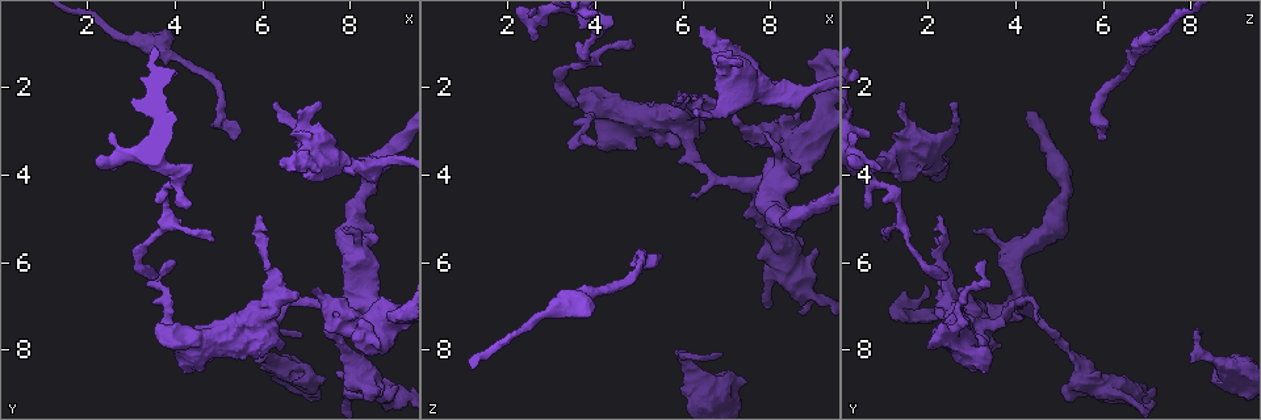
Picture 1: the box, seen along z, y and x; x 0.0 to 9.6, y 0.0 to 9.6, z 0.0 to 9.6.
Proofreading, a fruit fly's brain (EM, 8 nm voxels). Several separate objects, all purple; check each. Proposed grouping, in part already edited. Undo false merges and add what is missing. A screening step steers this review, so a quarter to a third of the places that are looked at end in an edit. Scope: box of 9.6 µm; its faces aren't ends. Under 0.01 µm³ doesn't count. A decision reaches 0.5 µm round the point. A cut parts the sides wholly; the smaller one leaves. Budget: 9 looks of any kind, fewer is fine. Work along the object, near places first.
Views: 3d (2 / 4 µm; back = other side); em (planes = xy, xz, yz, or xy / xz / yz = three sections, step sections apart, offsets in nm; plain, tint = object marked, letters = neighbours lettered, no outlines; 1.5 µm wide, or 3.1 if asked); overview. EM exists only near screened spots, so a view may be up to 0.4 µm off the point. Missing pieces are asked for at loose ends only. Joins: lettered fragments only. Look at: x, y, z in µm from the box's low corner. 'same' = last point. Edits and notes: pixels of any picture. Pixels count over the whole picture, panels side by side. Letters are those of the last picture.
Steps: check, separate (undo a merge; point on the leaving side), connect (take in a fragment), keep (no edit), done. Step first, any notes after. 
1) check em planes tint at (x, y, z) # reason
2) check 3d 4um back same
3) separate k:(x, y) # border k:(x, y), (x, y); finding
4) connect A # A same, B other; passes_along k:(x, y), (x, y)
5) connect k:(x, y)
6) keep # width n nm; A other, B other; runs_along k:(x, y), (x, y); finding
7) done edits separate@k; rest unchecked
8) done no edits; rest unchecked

check 3d 2um at (5.45, 3.15, 5.90) # long arm stops here

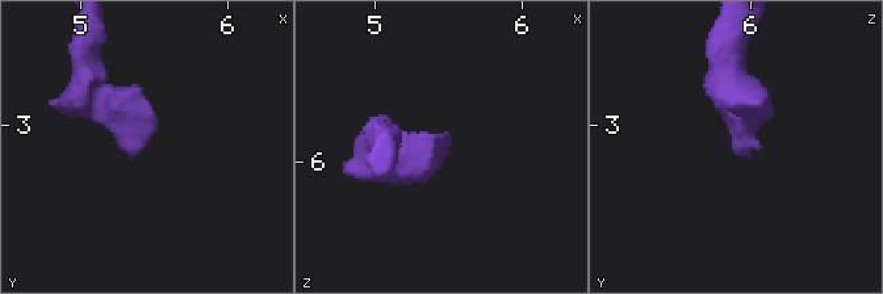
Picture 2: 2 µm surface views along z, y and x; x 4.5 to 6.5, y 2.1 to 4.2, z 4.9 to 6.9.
check em xy step 4 tint at (5.44, 3.14, 5.92)

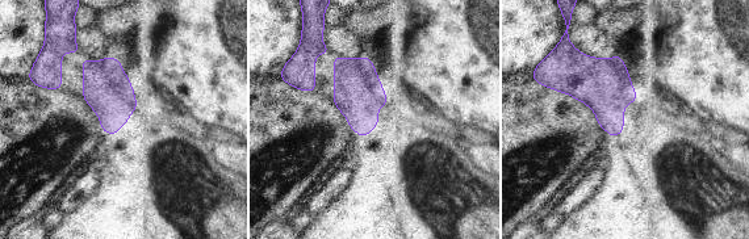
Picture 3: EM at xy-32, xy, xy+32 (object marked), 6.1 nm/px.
check em xy step 4 letters same

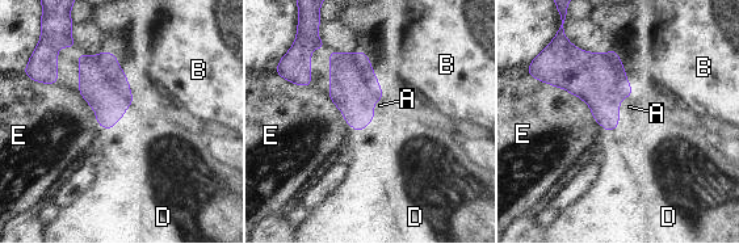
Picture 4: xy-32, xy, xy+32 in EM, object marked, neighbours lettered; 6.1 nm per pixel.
connect D # A other, B other, D same, E other; passes_along 4:(103, 83), (122, 114), (145, 148); the neuron continues

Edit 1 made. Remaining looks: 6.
check overview

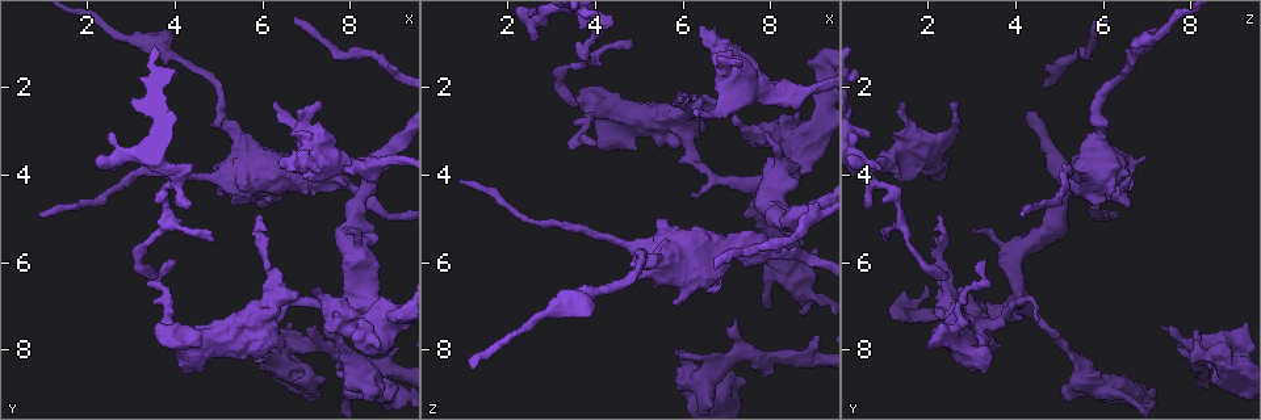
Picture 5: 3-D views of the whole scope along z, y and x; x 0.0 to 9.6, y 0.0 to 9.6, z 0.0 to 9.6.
check 3d 2um at (5.90, 4.90, 2.15) # branch stops here

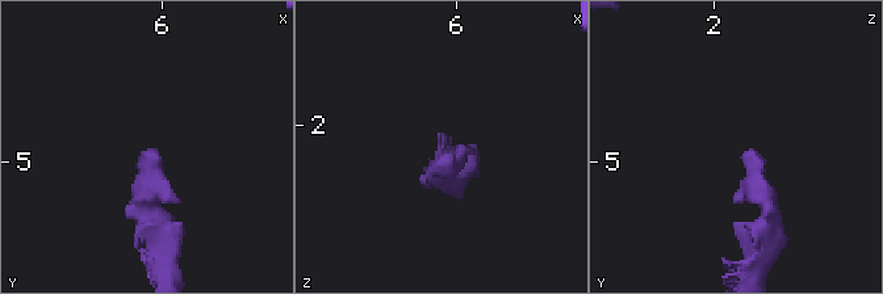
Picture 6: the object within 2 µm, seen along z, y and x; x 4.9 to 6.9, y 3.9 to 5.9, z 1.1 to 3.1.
check em planes letters at (5.98, 4.96, 2.20) # need the tissue

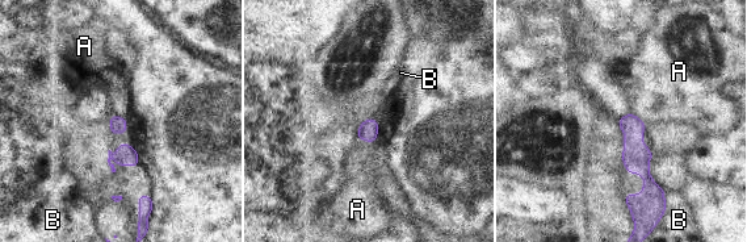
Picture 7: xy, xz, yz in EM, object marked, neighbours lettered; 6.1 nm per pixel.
keep # A other, B other; runs_along 7:(629, 117), (647, 179), (636, 199); no lettered fragment goes on from it

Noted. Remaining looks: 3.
check 3d 2um at (3.60, 6.30, 2.35) # an open end

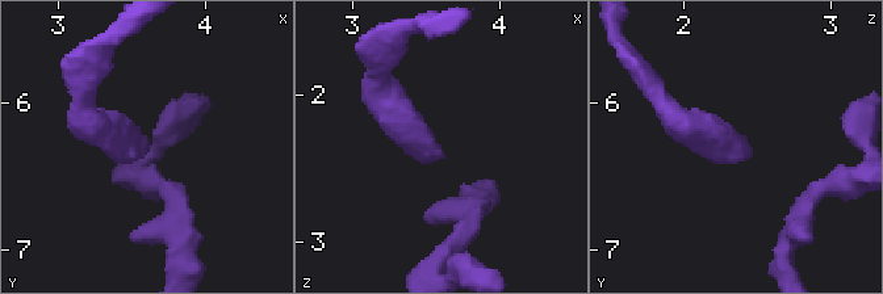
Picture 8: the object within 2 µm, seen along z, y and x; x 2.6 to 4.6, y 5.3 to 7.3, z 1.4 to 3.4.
check em yz step 8 letters at (3.60, 6.26, 2.40) # need the tissue

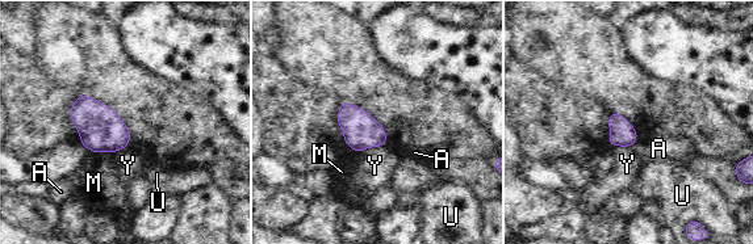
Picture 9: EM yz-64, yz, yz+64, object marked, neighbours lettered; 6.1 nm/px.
keep # width 150 nm; A other, M other, U other, Y other; border 9:(638, 138), (628, 147); no lettered fragment goes on from it

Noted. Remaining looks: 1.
done edits connect@4; rest unchecked

